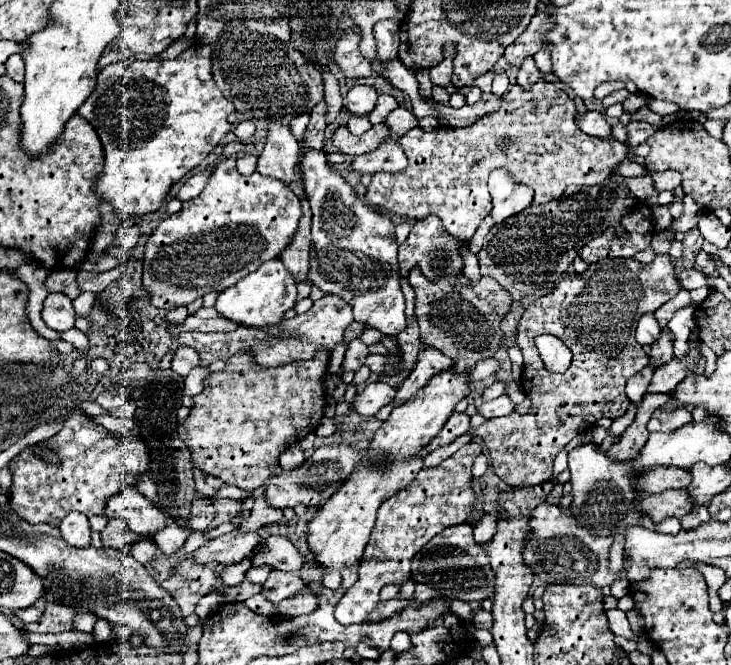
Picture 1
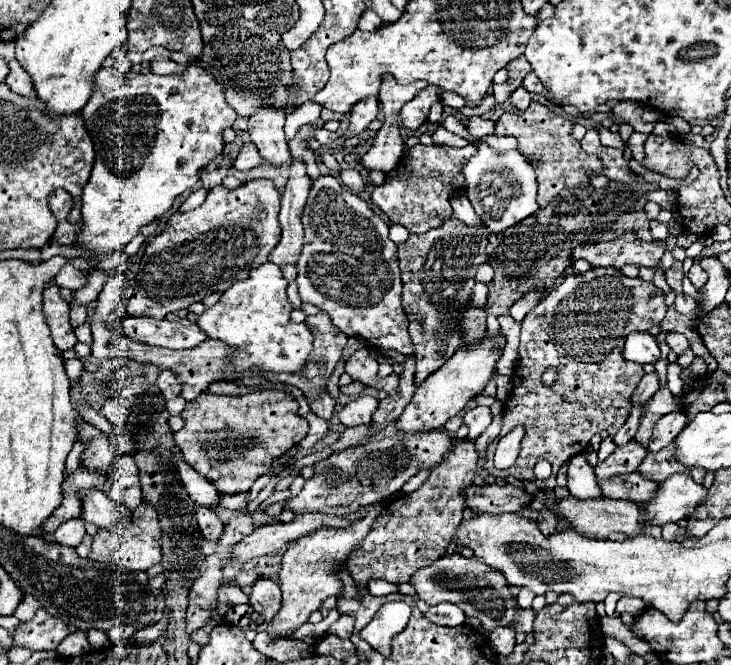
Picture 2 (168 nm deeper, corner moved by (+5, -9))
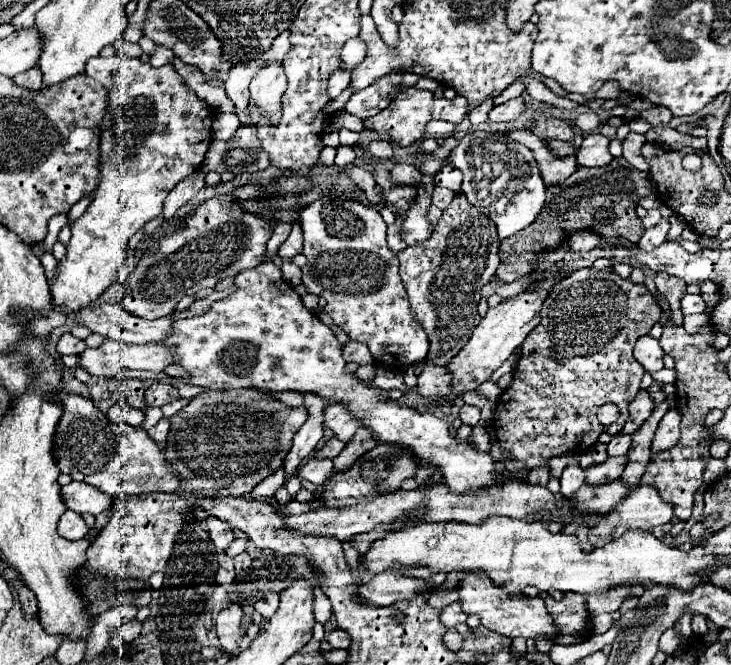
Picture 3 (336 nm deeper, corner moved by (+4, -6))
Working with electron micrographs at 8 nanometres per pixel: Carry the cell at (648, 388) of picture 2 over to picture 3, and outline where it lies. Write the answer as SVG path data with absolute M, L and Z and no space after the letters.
M640 392L636 396L636 400L630 404L630 418L626 420L622 432L624 434L634 434L648 420L652 410L654 410L654 402L652 402L650 394L648 392Z

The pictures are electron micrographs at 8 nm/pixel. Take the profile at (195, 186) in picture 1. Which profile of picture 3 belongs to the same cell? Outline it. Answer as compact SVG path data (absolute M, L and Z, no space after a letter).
M240 126L232 140L212 140L202 172L232 172L232 174L252 174L266 170L270 166L268 152L262 150L256 126Z

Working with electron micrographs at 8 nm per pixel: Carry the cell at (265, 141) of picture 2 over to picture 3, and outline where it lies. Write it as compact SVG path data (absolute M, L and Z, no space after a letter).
M282 64L264 66L250 82L252 104L264 116L270 116L276 122L280 120L280 100L284 88L286 88L286 74L282 70Z

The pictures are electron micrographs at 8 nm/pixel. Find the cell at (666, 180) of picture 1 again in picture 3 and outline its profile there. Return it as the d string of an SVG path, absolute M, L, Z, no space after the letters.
M592 132L584 136L584 142L576 154L580 166L604 166L612 162L612 154L608 152L610 138L602 136L600 132Z

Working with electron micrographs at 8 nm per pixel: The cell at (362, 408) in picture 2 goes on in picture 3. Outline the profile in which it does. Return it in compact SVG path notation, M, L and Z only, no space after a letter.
M334 404L324 408L324 424L344 444L348 444L352 440L354 432L360 426L360 424L356 424L356 420L352 420L352 416L348 416L348 412L344 412L344 408L334 408Z

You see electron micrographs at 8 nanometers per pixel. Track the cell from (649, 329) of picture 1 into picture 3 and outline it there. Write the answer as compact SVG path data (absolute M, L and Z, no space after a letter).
M642 336L634 346L636 362L640 362L648 372L664 368L662 356L664 356L664 350L660 348L658 340L654 340L652 336Z

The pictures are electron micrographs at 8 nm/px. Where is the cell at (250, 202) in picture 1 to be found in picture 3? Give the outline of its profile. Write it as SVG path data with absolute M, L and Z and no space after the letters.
M230 196L212 198L212 200L204 202L202 206L198 206L196 214L192 218L188 218L176 234L158 240L148 252L144 252L144 256L140 258L134 272L128 276L128 288L126 288L126 294L120 300L120 304L130 314L148 318L148 320L170 316L174 312L176 304L180 302L180 298L196 294L200 288L214 288L218 280L228 278L228 276L234 278L242 270L248 270L248 268L254 268L256 264L260 264L270 236L272 236L272 226L268 224L268 220L242 212L238 204L232 204Z

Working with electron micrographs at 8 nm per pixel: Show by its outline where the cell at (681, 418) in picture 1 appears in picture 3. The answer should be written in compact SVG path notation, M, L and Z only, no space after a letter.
M670 408L670 412L664 414L664 418L658 424L658 430L652 440L652 454L666 452L674 448L680 440L680 412L676 408Z

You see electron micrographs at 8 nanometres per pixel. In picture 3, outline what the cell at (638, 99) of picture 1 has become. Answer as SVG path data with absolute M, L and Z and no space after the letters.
M652 128L650 132L644 134L644 138L646 138L646 142L654 142L654 144L660 144L660 146L672 148L672 150L682 150L684 146L704 150L704 146L706 146L706 138L692 138L688 134L680 134L678 130L672 130L672 128Z

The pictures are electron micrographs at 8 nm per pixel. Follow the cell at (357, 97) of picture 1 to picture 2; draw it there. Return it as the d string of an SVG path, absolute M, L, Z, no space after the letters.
M377 97L361 99L353 105L353 111L349 113L349 135L359 135L367 129L367 125L377 117Z

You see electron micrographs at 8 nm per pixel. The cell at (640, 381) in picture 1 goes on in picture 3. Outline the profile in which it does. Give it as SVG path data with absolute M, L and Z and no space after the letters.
M616 434L612 436L610 444L608 444L608 456L626 456L628 448L630 448L632 438L628 434Z

